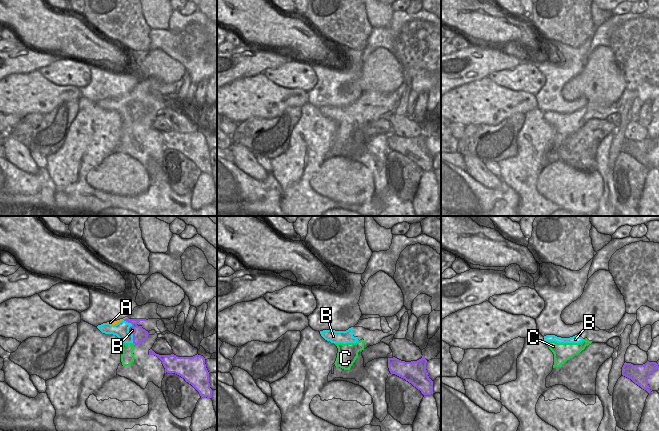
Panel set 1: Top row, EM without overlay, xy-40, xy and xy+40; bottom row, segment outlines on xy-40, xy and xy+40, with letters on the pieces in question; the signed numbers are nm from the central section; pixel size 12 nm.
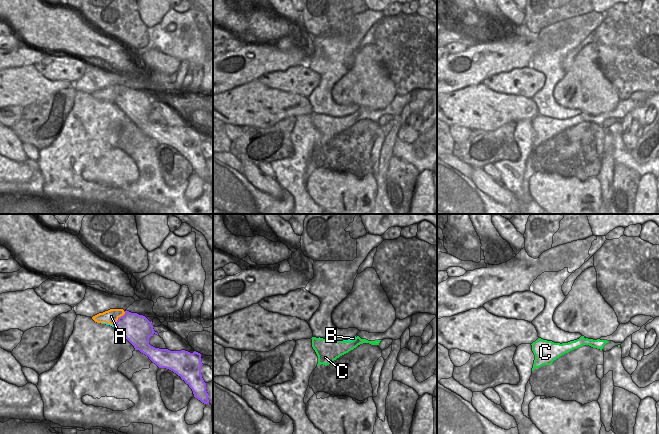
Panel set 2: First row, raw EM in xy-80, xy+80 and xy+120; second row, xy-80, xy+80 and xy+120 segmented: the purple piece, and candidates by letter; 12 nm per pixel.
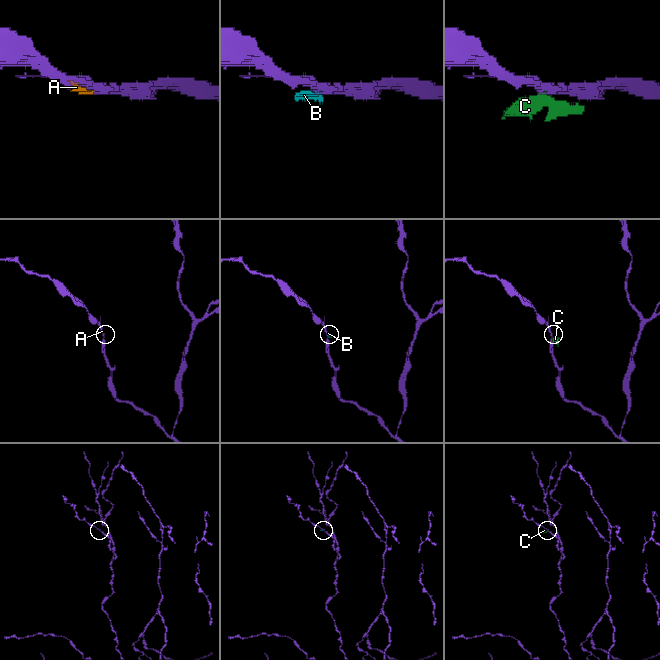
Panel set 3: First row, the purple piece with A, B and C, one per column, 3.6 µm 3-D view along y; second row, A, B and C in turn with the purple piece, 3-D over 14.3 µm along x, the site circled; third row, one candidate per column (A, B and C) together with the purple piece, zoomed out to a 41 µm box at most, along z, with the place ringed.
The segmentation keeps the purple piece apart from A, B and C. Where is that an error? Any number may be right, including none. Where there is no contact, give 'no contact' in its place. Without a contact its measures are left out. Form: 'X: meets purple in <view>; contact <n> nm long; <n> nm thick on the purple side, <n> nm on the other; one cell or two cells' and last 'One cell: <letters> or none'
A: meets purple in xy-40; contact 80 nm long; 150 nm thick on the purple side, 50 nm on the other; two cells
B: meets purple in xy-40; contact 170 nm long; 170 nm thick on the purple side, 190 nm on the other; two cells
C: meets purple in xy-40; contact 50 nm long; 170 nm thick on the purple side, 170 nm on the other; two cells
One cell: none

